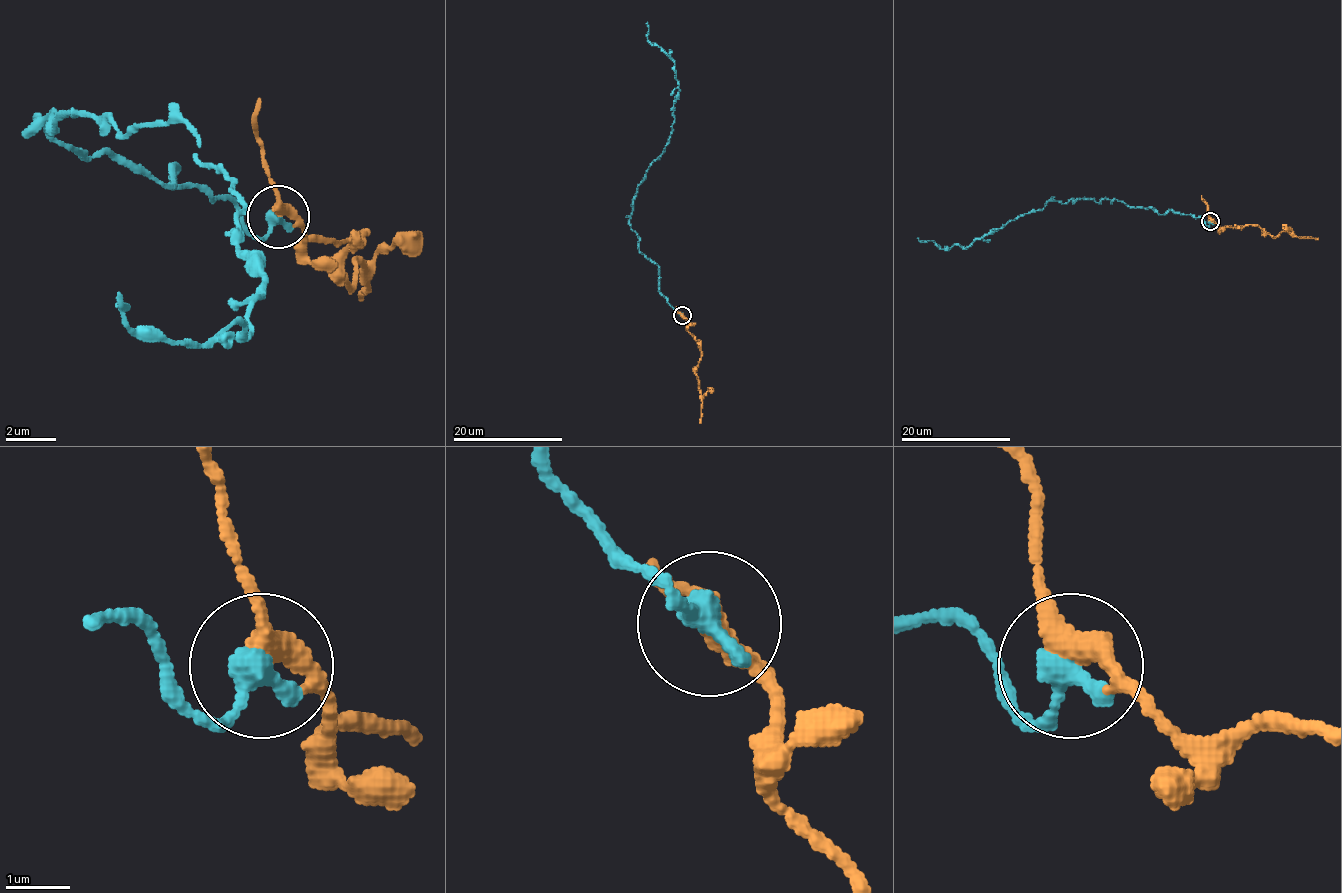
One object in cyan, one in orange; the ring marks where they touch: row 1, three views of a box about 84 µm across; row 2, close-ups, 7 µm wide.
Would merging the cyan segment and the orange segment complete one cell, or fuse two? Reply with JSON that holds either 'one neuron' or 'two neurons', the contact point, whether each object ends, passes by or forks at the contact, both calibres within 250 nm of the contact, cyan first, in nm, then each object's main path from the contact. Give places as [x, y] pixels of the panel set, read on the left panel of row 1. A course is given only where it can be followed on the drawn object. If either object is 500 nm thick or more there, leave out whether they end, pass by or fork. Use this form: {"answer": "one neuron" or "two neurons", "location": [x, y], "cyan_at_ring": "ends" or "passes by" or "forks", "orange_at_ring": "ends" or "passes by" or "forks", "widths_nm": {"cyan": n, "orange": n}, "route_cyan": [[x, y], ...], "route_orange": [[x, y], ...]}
{"answer": "one neuron", "location": [278, 216], "cyan_at_ring": "ends", "orange_at_ring": "passes by", "widths_nm": {"cyan": 460, "orange": 360}, "route_cyan": [[276, 218], [51, 112], [182, 124], [245, 212], [245, 337], [139, 337], [120, 293]], "route_orange": [[276, 218], [301, 243], [364, 230], [339, 274], [351, 287], [357, 262], [370, 287], [357, 299]]}

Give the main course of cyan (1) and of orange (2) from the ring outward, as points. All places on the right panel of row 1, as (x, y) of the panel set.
1: (1211, 221), (1083, 198), (1049, 201), (965, 248), (942, 249), (917, 238)
2: (1211, 221), (1226, 227), (1255, 224), (1277, 237), (1288, 231), (1297, 237), (1318, 239)

